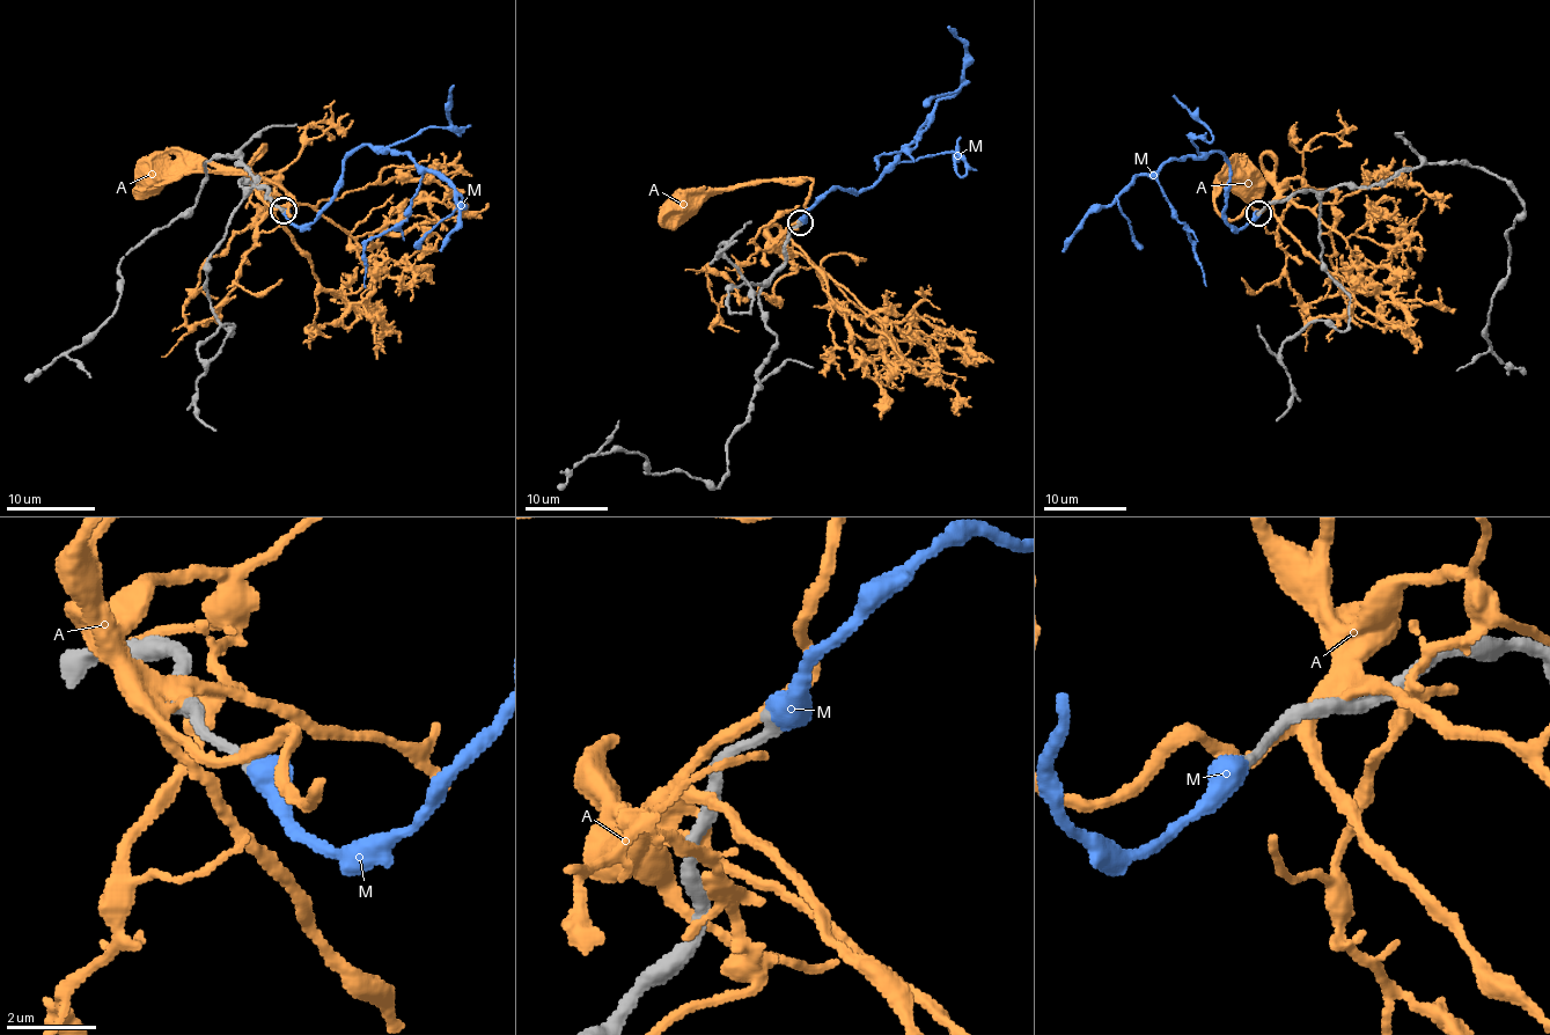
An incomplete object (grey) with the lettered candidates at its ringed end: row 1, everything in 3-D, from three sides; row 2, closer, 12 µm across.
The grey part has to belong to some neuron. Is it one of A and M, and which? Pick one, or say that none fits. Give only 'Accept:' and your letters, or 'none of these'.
Accept: M

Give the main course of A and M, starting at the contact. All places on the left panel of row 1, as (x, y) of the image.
A: (280, 208), (289, 204), (294, 218), (295, 208), (285, 193), (256, 175), (156, 175)
M: (283, 211), (307, 226), (365, 144), (416, 164), (411, 213), (365, 246), (365, 288)

